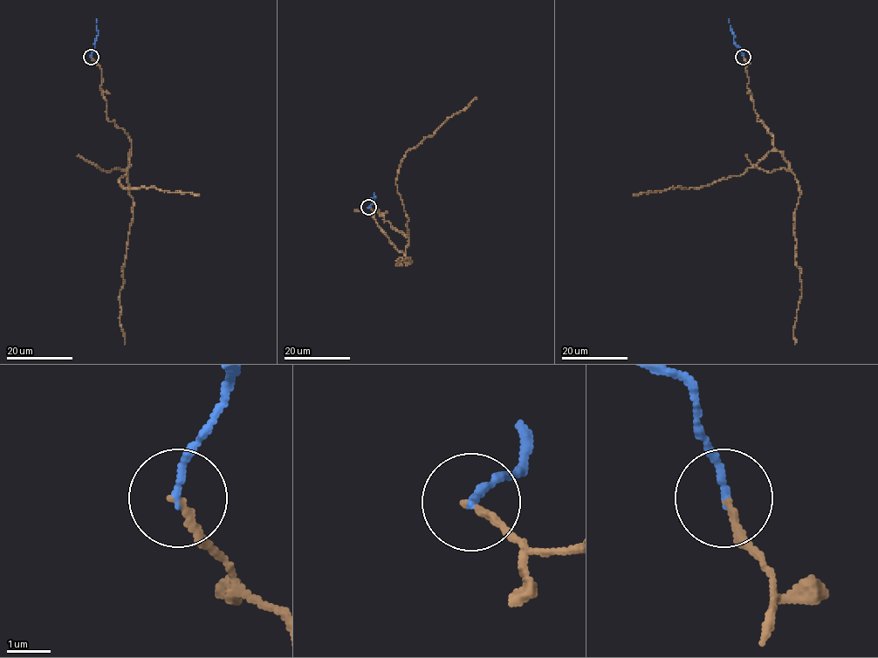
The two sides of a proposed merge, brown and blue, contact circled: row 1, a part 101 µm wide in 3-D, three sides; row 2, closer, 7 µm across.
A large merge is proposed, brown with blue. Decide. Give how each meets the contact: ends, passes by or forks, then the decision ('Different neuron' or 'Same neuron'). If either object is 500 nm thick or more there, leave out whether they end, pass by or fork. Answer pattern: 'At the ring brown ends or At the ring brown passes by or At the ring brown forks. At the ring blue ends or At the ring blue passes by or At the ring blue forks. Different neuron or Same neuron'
At the ring brown ends. At the ring blue ends. Same neuron

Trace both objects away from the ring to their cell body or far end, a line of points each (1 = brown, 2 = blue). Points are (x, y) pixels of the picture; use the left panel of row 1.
1: (91, 57), (101, 70), (106, 119), (124, 131), (132, 145), (127, 175), (133, 220), (120, 297), (124, 344)
2: (91, 57), (99, 33), (97, 18)

